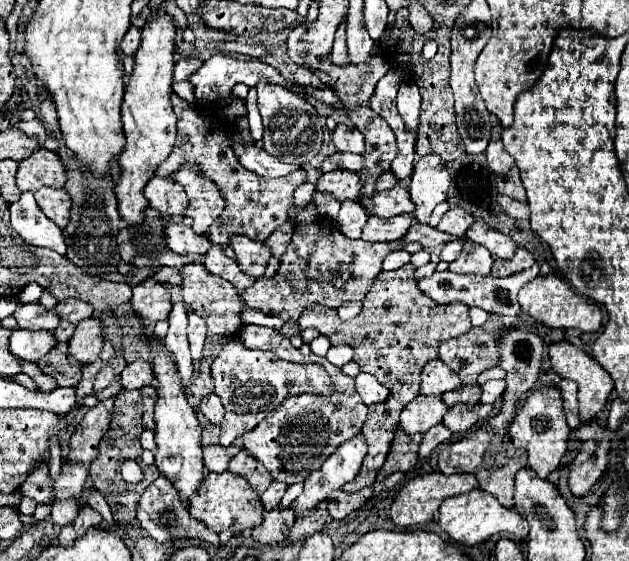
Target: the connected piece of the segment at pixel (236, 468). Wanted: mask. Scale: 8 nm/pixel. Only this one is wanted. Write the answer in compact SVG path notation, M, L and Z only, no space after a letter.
M239 450L231 462L229 462L229 470L235 472L235 474L241 474L249 484L251 488L261 494L263 490L267 490L267 486L273 482L271 474L267 472L267 468L261 466L261 462L257 462L247 450Z

